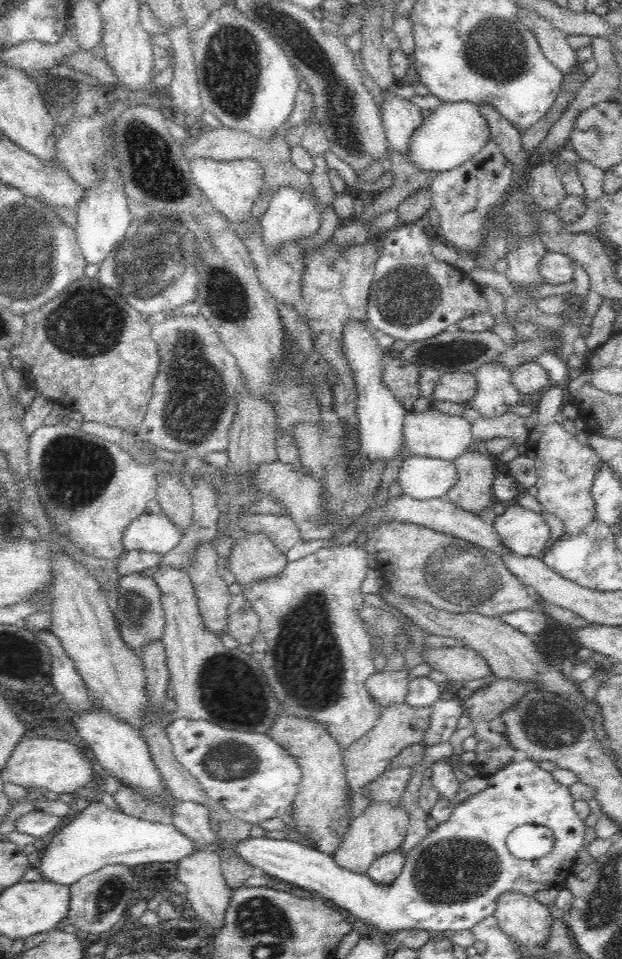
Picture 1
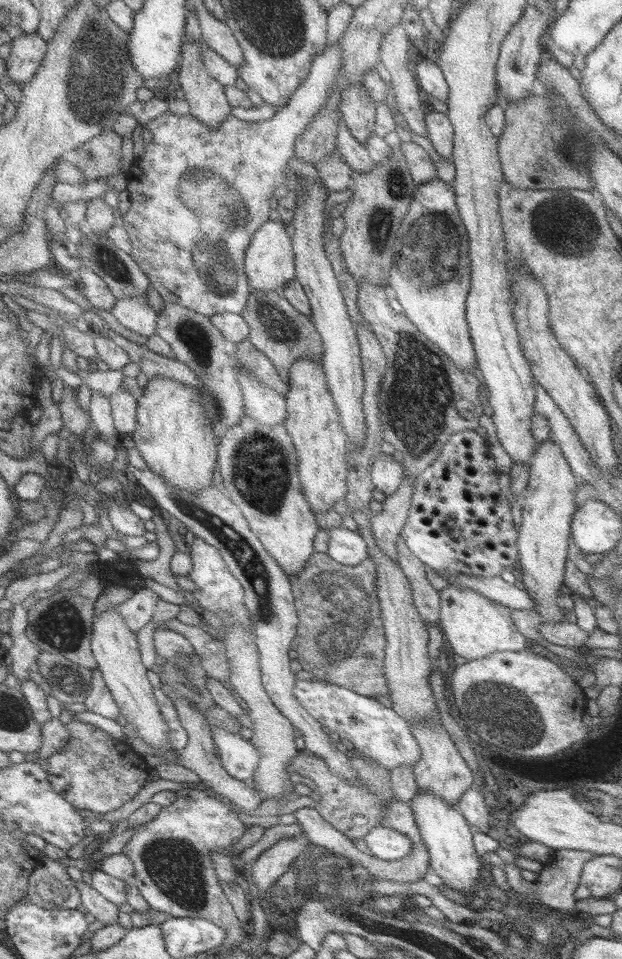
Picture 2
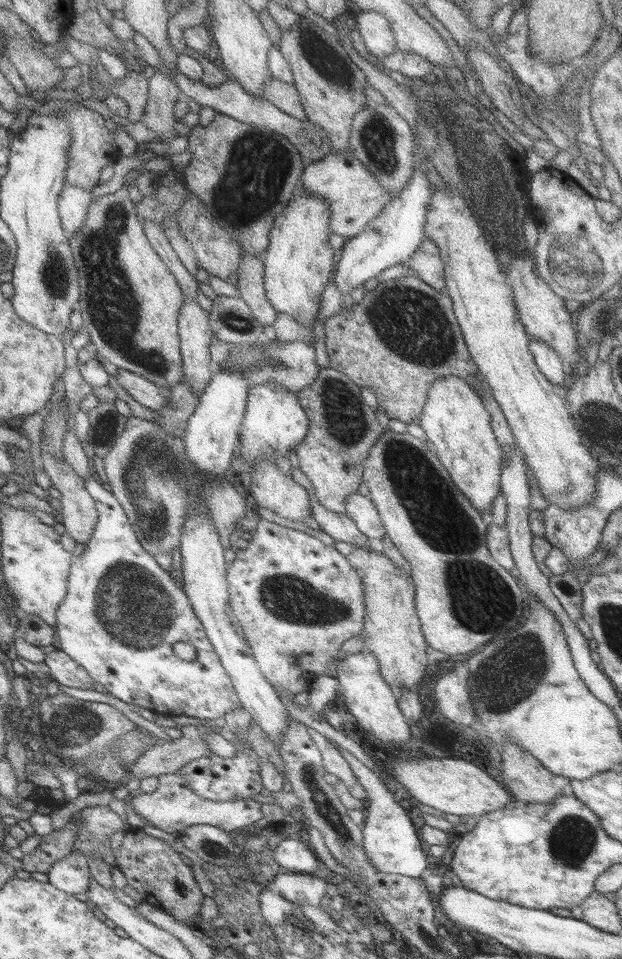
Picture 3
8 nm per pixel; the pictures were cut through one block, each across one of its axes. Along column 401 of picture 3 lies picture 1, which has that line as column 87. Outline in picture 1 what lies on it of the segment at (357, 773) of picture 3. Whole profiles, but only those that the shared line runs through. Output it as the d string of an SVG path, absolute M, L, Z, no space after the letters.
M96 799L66 826L60 828L47 844L38 867L44 881L70 886L83 876L111 864L140 866L150 862L178 862L194 852L194 842L179 832L171 821L152 823L127 816Z

